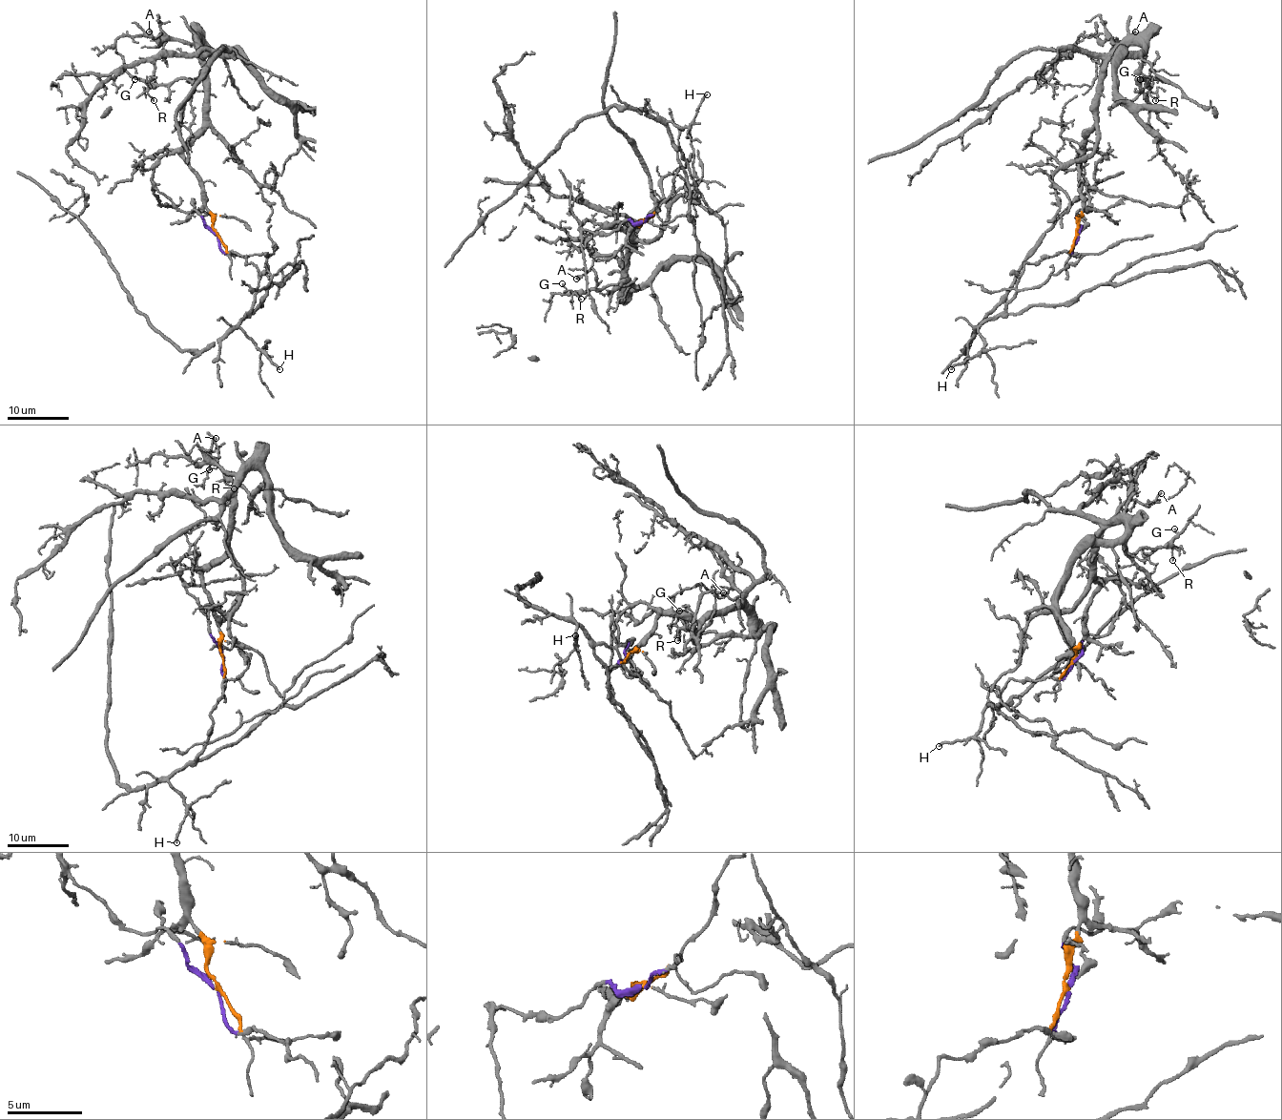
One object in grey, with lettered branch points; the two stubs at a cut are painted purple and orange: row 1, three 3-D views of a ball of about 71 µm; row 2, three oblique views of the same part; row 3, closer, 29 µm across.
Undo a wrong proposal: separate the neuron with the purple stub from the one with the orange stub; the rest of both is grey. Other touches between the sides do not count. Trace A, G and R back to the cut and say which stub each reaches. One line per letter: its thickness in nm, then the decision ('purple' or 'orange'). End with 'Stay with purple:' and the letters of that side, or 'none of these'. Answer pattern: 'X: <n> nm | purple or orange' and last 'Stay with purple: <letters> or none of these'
A: 160 nm | orange
G: 110 nm | orange
R: 120 nm | orange
Stay with purple: none of these

